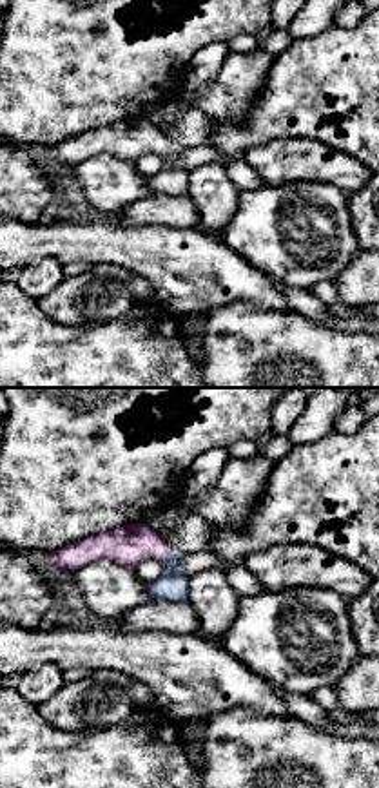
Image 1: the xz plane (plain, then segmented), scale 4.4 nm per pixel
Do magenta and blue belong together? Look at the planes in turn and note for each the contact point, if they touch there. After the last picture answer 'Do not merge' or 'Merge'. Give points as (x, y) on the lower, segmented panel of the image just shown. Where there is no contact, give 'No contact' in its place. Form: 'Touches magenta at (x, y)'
Touches magenta at (167, 555)

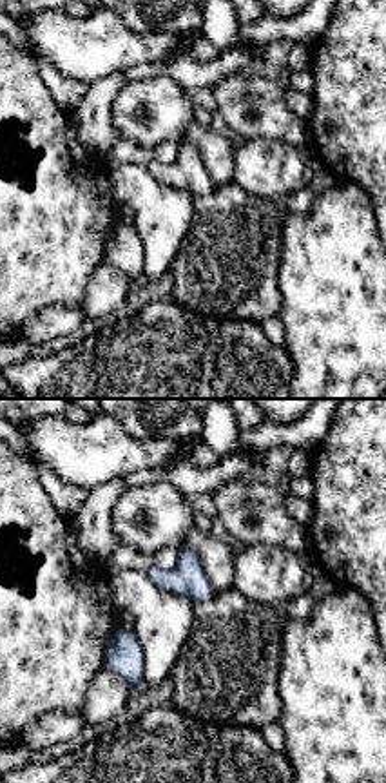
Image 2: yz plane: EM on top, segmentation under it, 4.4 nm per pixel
Touches magenta at (153, 570)

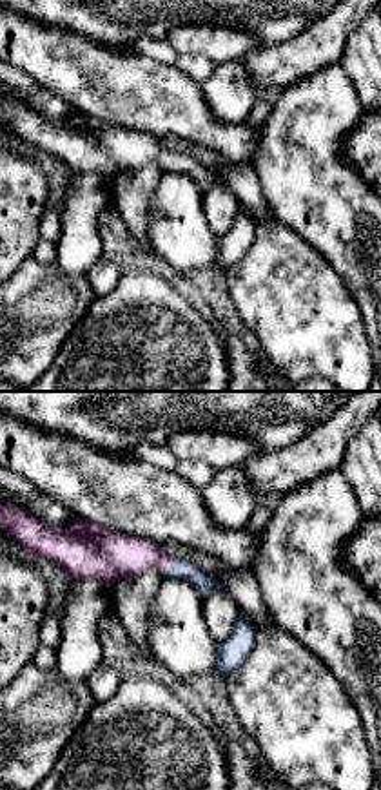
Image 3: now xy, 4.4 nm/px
Touches magenta at (169, 566)

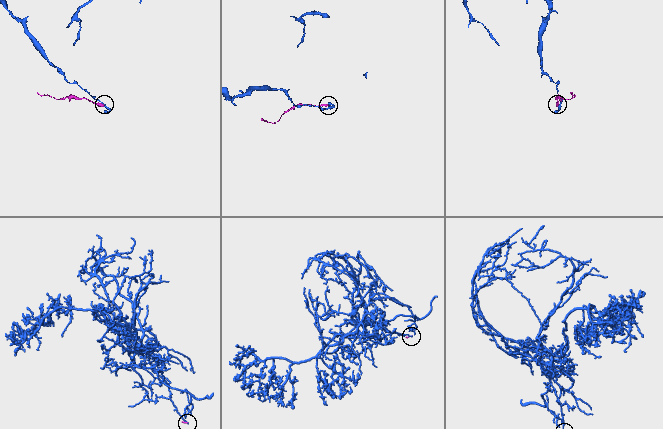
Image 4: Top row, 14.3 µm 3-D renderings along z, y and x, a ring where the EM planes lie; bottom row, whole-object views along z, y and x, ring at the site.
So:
Merge

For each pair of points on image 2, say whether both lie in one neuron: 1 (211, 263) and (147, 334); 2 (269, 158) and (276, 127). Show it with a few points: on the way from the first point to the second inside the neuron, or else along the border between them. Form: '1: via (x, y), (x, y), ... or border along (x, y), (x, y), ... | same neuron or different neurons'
1: border along (169, 298), (192, 312), (216, 318) | different neurons
2: border along (238, 140), (279, 138), (305, 149) | different neurons

